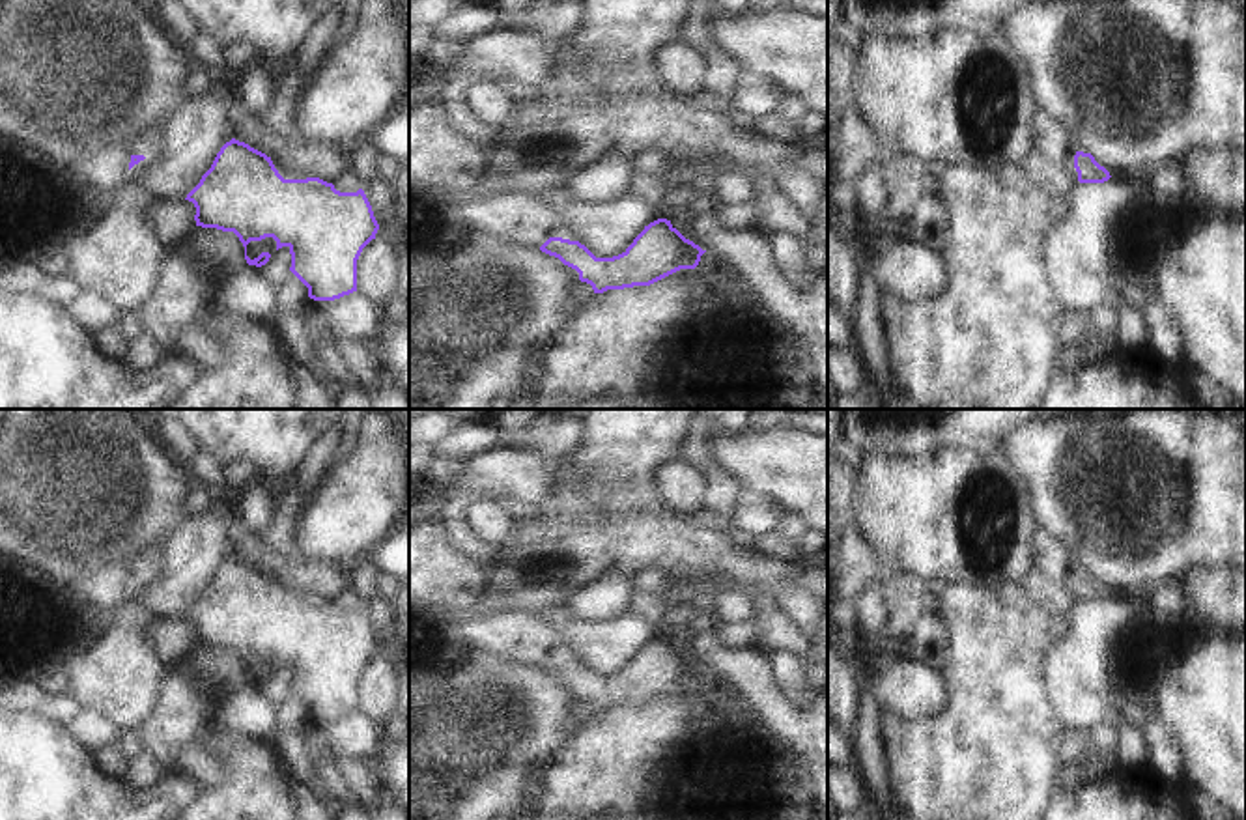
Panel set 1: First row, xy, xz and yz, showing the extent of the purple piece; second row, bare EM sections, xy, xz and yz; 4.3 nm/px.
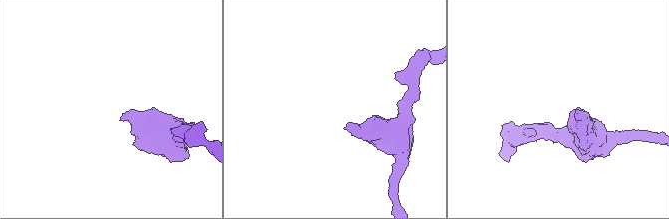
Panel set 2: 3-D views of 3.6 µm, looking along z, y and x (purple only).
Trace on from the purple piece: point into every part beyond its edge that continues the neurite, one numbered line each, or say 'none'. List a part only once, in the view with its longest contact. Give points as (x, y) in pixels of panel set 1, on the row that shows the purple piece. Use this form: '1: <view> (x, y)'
1: xy (105, 167)

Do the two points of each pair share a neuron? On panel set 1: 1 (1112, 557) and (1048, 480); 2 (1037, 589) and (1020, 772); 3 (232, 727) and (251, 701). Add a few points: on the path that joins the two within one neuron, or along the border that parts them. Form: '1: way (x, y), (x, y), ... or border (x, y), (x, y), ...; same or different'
1: way (1106, 538), (1067, 499); same
2: border (1019, 583), (1024, 596), (1050, 621); different
3: way (236, 721), (249, 706); same

